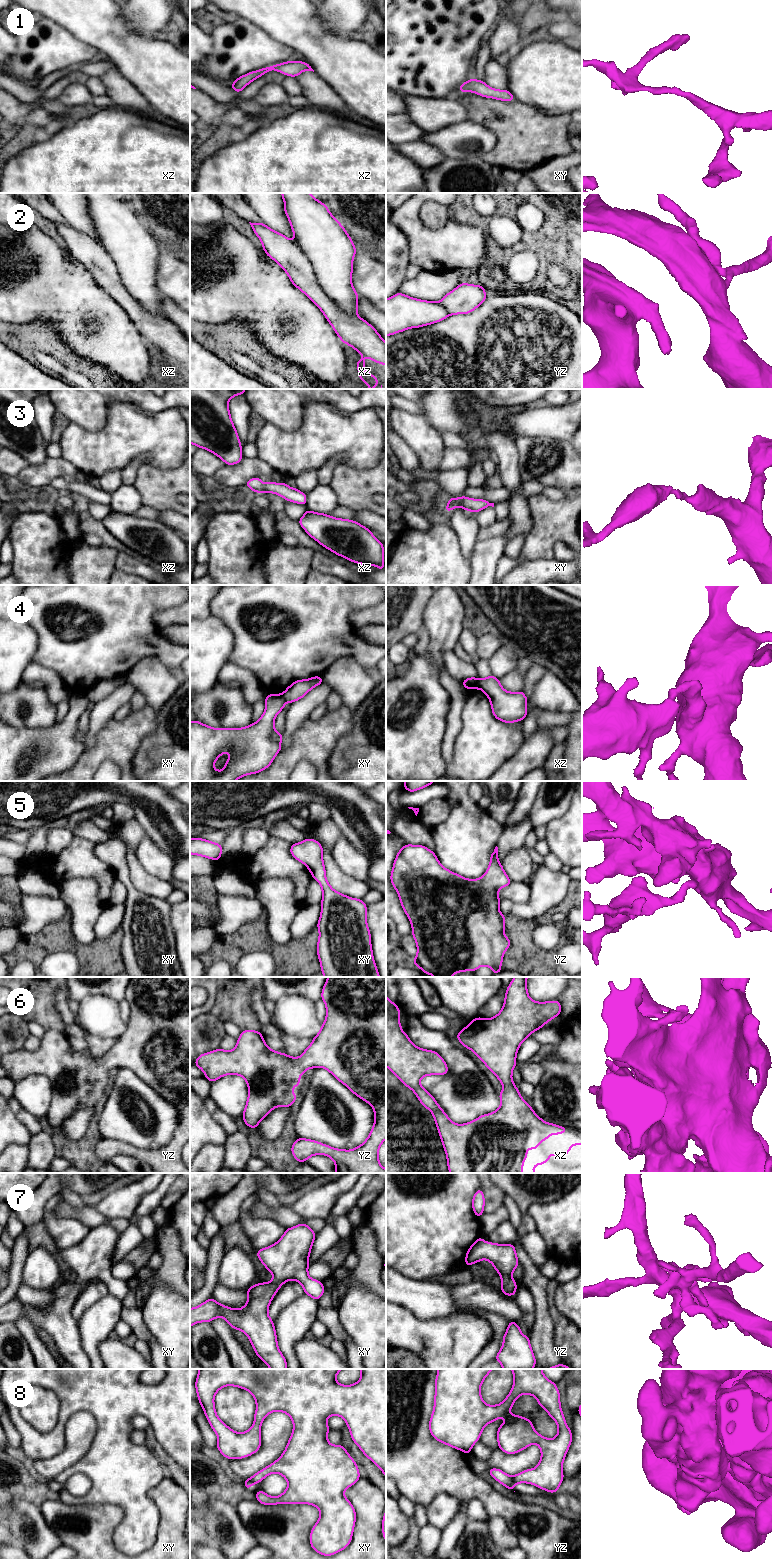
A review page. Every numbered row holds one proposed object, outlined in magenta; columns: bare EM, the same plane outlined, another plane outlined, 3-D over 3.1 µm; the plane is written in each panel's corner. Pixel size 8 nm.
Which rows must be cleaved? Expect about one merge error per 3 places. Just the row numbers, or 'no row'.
2, 4, 8

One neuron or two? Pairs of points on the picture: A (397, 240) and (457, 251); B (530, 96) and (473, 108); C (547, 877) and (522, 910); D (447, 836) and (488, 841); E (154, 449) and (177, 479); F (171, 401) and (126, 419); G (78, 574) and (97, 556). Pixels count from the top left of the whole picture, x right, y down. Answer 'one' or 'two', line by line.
A: two
B: two
C: one
D: one
E: two
F: two
G: one

